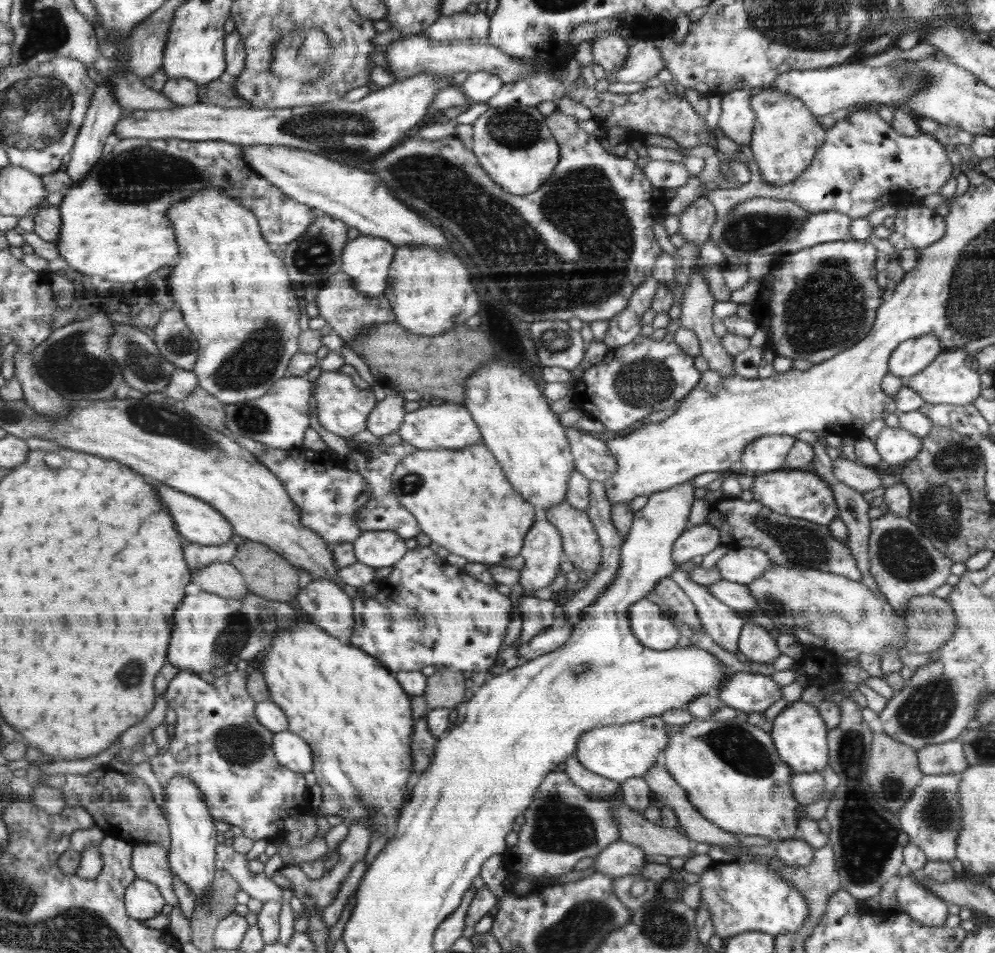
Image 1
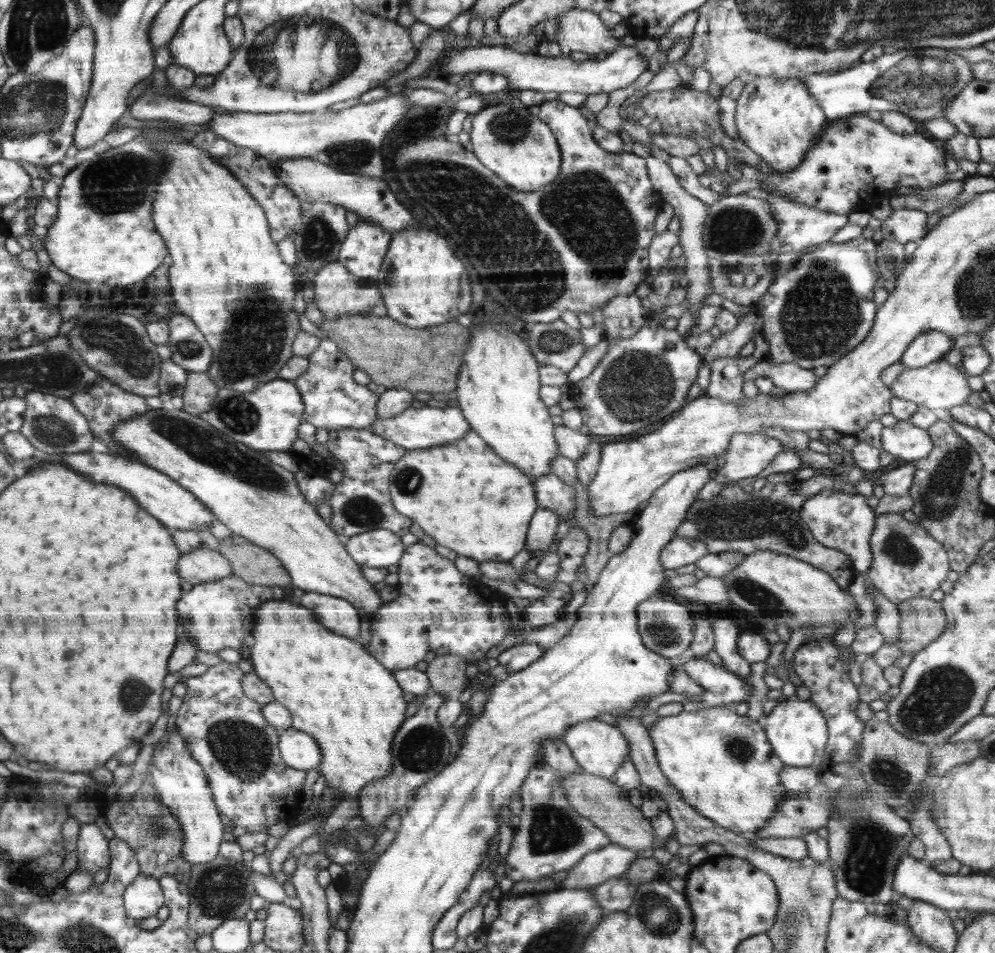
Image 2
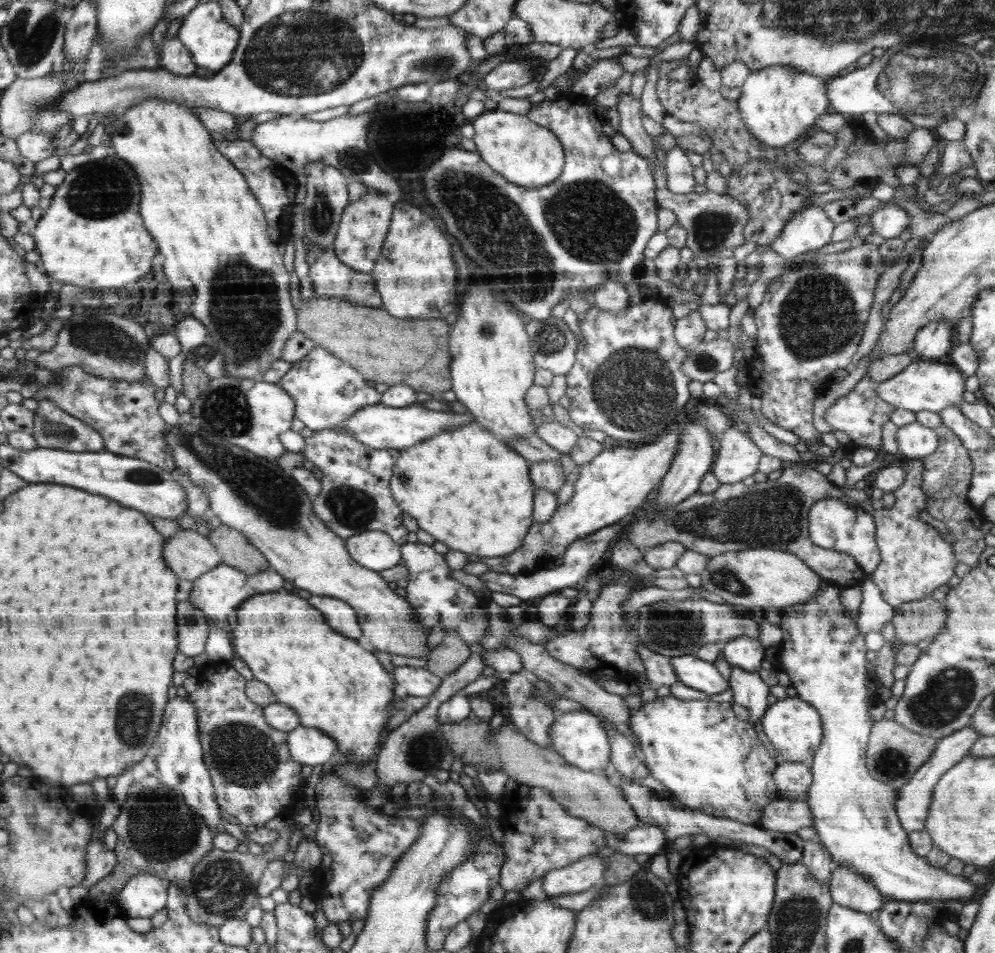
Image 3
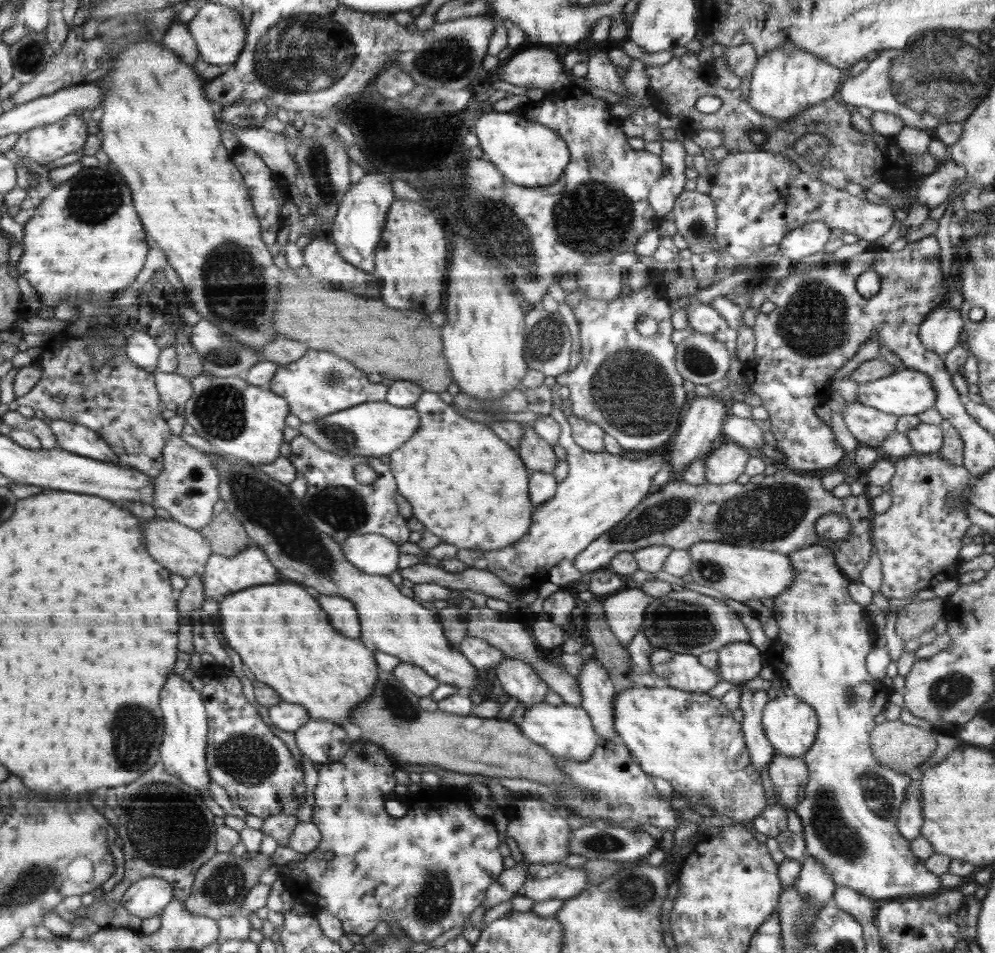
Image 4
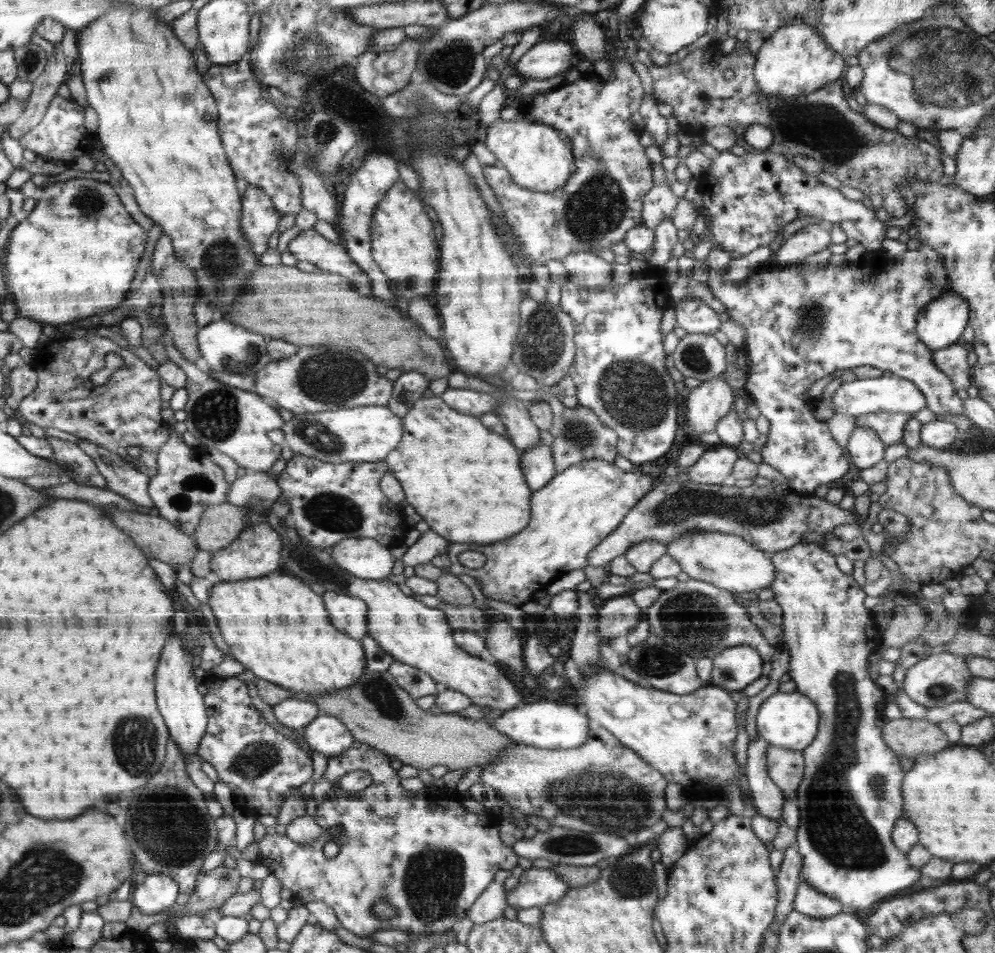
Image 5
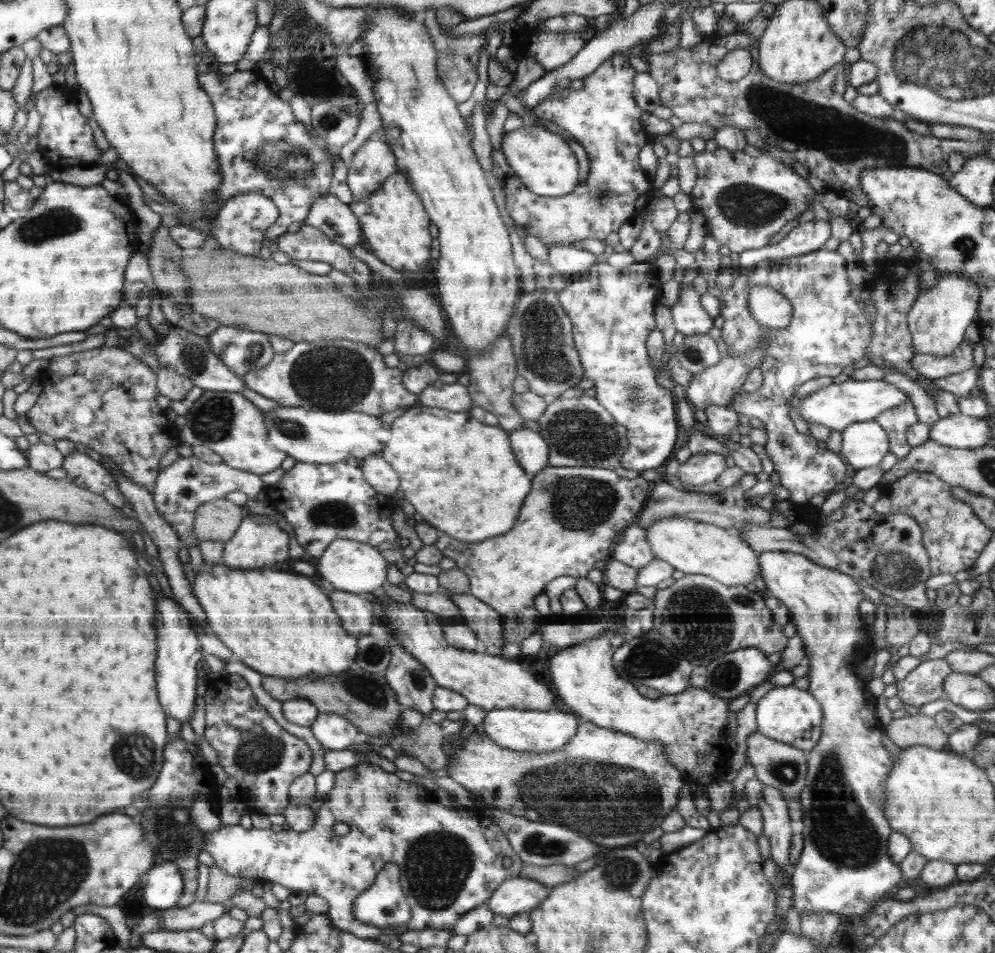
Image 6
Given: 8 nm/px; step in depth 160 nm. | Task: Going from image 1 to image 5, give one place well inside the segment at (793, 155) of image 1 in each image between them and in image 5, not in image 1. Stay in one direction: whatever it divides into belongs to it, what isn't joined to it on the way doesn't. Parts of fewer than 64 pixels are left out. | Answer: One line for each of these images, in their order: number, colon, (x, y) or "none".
2: (777, 118)
3: (778, 104)
4: (787, 80)
5: (795, 60)

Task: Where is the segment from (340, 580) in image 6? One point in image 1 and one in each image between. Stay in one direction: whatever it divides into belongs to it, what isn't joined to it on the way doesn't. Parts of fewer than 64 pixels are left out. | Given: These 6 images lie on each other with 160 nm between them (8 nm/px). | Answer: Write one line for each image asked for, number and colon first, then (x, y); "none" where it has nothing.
1: (376, 549)
2: (380, 547)
3: (375, 550)
4: (375, 554)
5: (366, 558)

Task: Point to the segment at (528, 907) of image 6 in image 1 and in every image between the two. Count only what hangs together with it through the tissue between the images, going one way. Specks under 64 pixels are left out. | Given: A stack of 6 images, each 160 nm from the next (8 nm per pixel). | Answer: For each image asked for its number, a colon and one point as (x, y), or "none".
1: (620, 858)
2: (596, 867)
3: (583, 874)
4: (544, 881)
5: (537, 887)

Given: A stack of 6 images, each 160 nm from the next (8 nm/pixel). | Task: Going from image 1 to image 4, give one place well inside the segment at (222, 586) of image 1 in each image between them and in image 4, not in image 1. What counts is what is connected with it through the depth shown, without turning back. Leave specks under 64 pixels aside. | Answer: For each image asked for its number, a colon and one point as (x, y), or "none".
2: (199, 566)
3: (190, 554)
4: (183, 550)

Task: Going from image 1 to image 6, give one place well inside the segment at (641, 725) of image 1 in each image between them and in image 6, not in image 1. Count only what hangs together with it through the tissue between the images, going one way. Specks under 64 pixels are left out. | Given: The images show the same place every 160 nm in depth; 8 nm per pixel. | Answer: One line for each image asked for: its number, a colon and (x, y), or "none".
2: (599, 748)
3: (579, 737)
4: (566, 731)
5: (546, 724)
6: (533, 730)

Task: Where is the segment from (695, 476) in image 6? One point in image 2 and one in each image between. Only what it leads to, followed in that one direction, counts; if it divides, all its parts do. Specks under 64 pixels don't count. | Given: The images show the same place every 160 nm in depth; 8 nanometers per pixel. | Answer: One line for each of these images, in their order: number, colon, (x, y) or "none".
2: (748, 455)
3: (738, 457)
4: (723, 465)
5: (714, 467)

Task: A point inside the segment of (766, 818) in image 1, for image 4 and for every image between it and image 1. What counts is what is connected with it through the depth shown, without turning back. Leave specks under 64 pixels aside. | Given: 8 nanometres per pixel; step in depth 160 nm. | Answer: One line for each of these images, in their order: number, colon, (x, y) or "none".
2: (722, 764)
3: (713, 762)
4: (690, 739)

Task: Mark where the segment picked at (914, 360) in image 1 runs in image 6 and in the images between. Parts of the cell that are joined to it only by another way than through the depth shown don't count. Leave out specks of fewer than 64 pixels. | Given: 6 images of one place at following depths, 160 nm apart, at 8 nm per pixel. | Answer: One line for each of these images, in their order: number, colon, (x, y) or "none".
2: (933, 345)
3: (934, 340)
4: (940, 331)
5: (941, 324)
6: (938, 319)

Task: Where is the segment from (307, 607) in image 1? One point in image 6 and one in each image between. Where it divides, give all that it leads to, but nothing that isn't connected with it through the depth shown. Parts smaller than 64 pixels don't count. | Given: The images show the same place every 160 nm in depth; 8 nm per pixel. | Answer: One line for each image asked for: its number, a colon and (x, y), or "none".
2: (336, 613)
3: (341, 616)
4: (343, 615)
5: (349, 613)
6: (357, 613)

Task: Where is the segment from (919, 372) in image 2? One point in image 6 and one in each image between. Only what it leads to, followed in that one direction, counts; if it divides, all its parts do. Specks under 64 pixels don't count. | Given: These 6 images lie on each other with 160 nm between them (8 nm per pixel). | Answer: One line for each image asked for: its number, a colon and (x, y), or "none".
3: (922, 385)
4: (907, 392)
5: (861, 397)
6: (836, 406)

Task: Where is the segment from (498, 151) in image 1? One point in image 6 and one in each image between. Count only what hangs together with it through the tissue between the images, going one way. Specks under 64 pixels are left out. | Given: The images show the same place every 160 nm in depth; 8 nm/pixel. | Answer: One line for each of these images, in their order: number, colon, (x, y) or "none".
2: (510, 141)
3: (525, 153)
4: (528, 153)
5: (536, 157)
6: (544, 162)

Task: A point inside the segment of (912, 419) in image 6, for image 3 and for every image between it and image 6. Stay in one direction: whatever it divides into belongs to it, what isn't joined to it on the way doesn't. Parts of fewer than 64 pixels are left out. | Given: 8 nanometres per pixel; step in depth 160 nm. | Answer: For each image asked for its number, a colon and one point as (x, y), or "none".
3: (860, 414)
4: (869, 426)
5: (889, 426)

